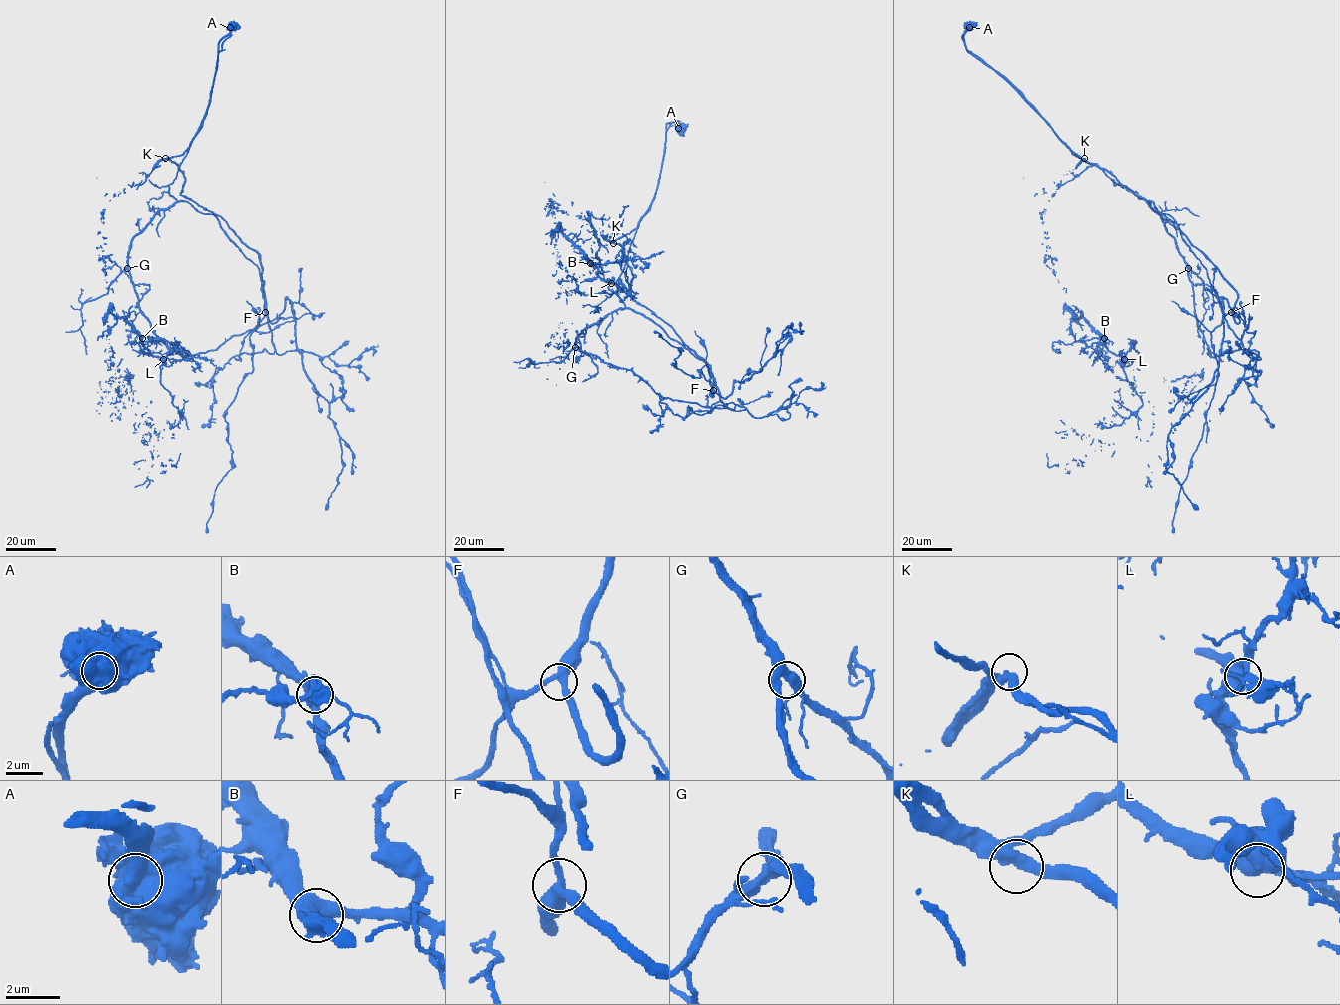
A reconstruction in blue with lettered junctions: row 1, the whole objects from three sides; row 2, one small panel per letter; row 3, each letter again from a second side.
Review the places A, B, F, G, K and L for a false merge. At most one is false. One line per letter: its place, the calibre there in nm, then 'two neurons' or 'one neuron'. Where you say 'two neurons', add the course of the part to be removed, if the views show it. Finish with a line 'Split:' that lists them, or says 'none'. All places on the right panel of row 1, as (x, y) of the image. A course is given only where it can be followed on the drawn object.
A: place (969, 27); calibre 750 nm; two neurons; course (968, 28), (967, 50), (1062, 141), (1175, 221), (1242, 353), (1260, 358), (1247, 353), (1255, 331), (1233, 312)
B: place (1104, 338); calibre 480 nm; one neuron
F: place (1231, 312); calibre 360 nm; one neuron
G: place (1188, 268); calibre 400 nm; one neuron
K: place (1084, 158); calibre 380 nm; one neuron
L: place (1124, 359); calibre 500 nm; one neuron
Split: A

